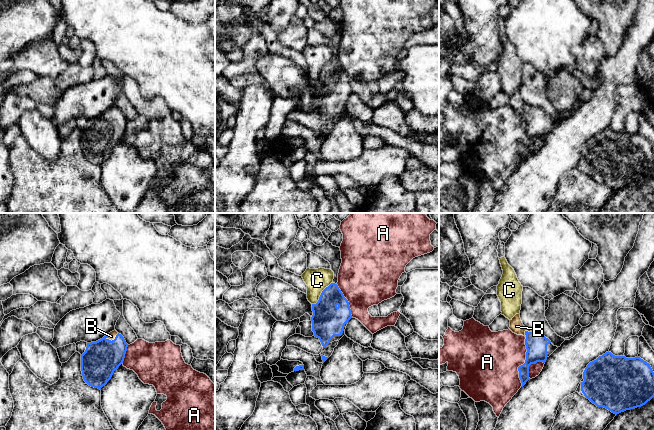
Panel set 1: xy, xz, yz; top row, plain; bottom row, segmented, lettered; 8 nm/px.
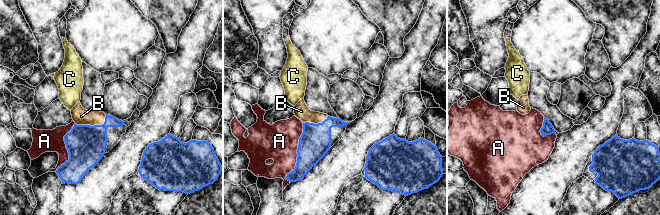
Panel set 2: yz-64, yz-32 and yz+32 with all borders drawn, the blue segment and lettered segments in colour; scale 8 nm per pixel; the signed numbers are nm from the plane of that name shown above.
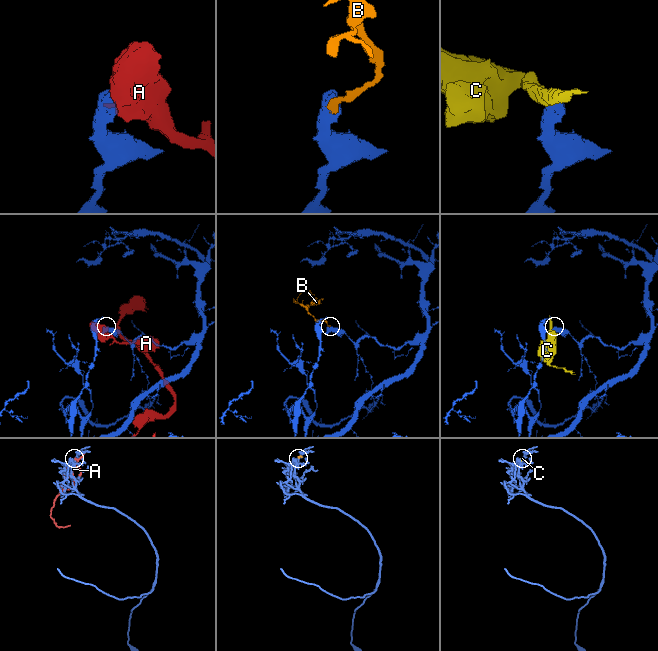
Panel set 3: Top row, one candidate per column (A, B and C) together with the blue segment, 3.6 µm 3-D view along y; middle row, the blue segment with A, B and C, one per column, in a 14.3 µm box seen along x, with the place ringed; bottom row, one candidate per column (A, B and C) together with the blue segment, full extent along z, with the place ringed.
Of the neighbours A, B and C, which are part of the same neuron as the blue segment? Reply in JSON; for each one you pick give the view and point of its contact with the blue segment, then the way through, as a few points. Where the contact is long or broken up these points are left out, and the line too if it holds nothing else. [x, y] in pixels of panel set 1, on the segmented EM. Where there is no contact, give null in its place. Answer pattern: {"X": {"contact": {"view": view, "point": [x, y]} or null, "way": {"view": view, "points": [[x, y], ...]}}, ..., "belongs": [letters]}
{"B": {"contact": {"view": "xy", "point": [112, 340]}, "way": {"view": "xy", "points": [[101, 358], [112, 347], [112, 340], [111, 336]]}}, "belongs": ["B"]}

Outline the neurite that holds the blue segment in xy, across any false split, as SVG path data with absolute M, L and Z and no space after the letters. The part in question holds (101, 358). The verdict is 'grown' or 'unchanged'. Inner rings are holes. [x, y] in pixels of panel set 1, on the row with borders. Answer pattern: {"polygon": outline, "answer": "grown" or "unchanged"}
{"polygon": "M116 330L102 339L87 343L81 355L81 371L84 381L101 390L123 363L128 344Z", "answer": "grown"}

